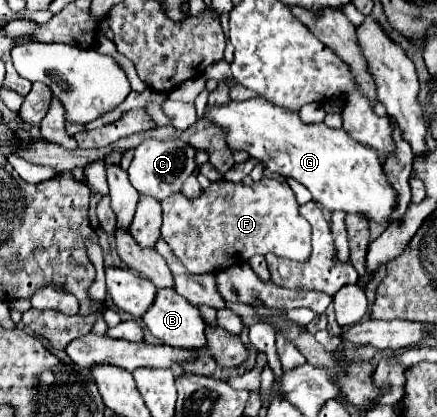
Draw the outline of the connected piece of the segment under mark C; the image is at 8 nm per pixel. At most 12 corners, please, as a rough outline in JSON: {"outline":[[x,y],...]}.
{"outline":[[144,141],[128,167],[132,187],[158,201],[194,173],[182,141]]}

